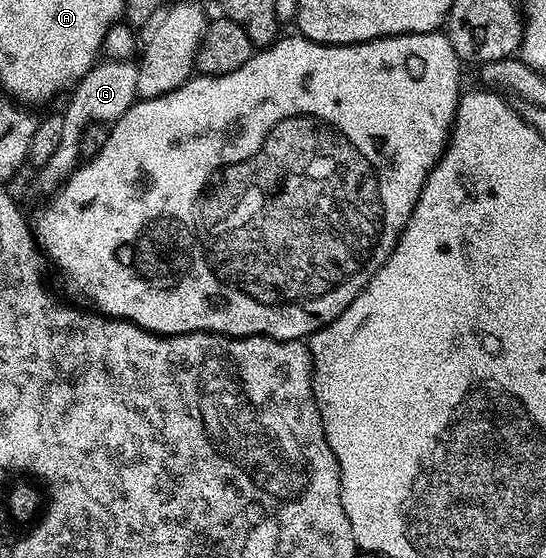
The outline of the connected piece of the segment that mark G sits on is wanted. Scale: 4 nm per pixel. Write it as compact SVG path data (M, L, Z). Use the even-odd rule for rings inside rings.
M104 60L93 66L86 76L76 83L71 91L72 99L64 110L64 119L60 122L60 139L52 150L52 155L44 162L40 170L40 186L47 192L55 191L64 185L75 172L81 161L82 147L80 136L84 129L93 126L95 122L115 124L123 114L138 100L139 65L135 61Z

